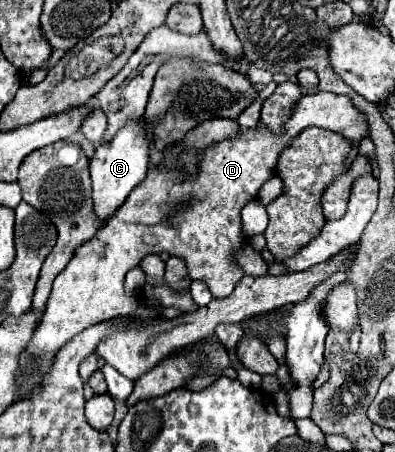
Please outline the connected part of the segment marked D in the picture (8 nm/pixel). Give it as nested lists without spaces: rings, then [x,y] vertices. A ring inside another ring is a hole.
[[[314,92],[304,94],[298,100],[284,134],[274,136],[260,124],[256,130],[244,130],[236,140],[210,146],[204,152],[204,160],[200,160],[200,174],[196,178],[186,178],[178,170],[150,168],[144,182],[132,190],[126,202],[112,218],[108,218],[92,240],[74,250],[72,262],[68,262],[68,266],[56,276],[44,316],[20,360],[22,370],[28,370],[28,374],[22,376],[20,372],[18,398],[26,396],[40,382],[42,372],[48,370],[60,346],[72,340],[78,332],[96,322],[130,316],[136,310],[136,298],[124,294],[124,276],[148,254],[168,252],[184,258],[192,280],[204,280],[212,298],[226,298],[244,276],[232,262],[232,254],[246,242],[246,238],[240,236],[240,206],[256,198],[260,186],[274,176],[278,154],[284,150],[286,142],[306,126],[338,132],[356,142],[356,146],[360,146],[368,136],[368,118],[350,98],[344,94]],[[26,356],[34,356],[34,362]]]

